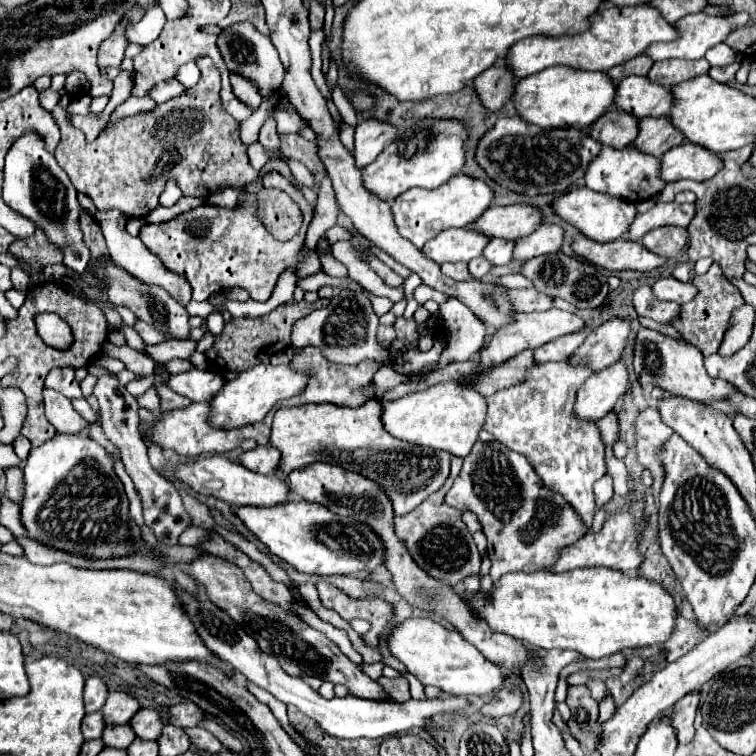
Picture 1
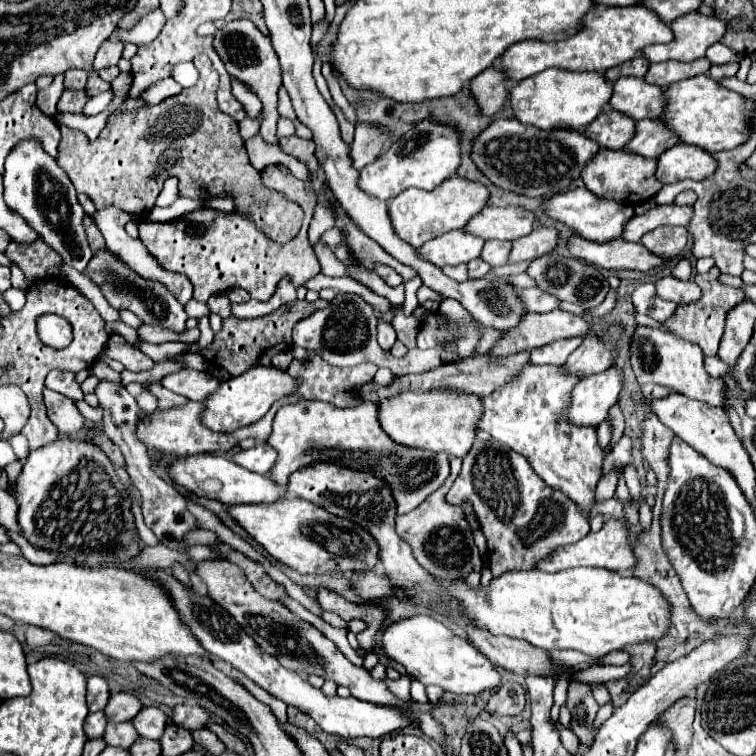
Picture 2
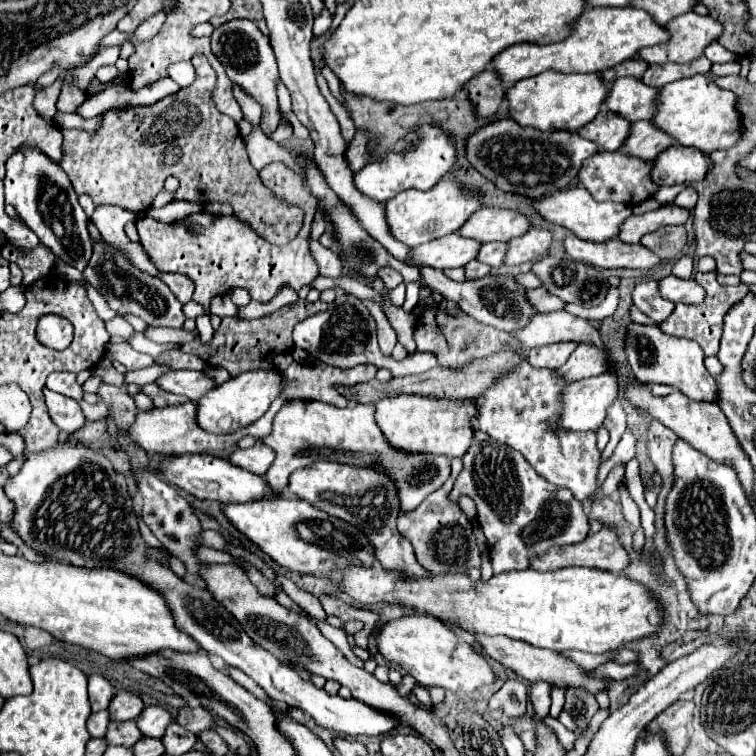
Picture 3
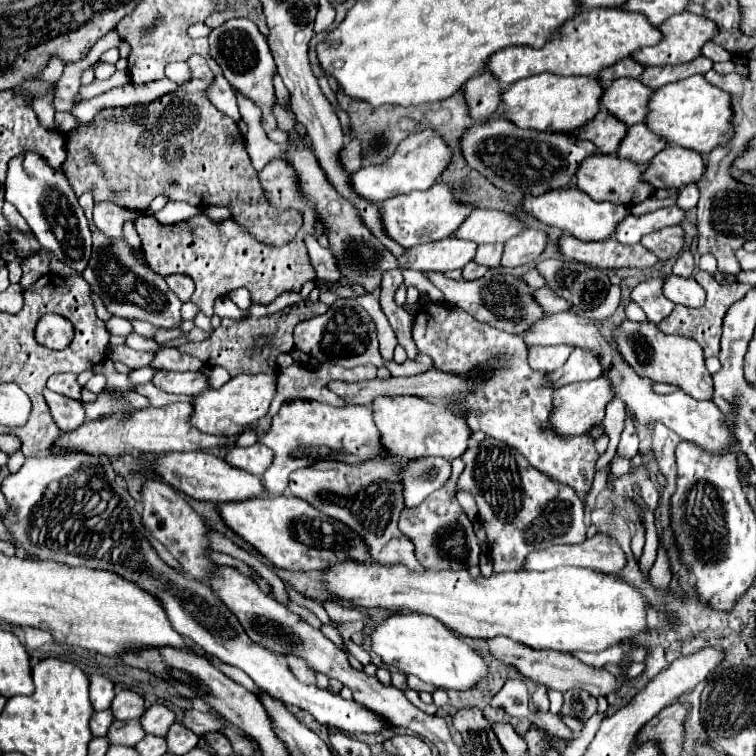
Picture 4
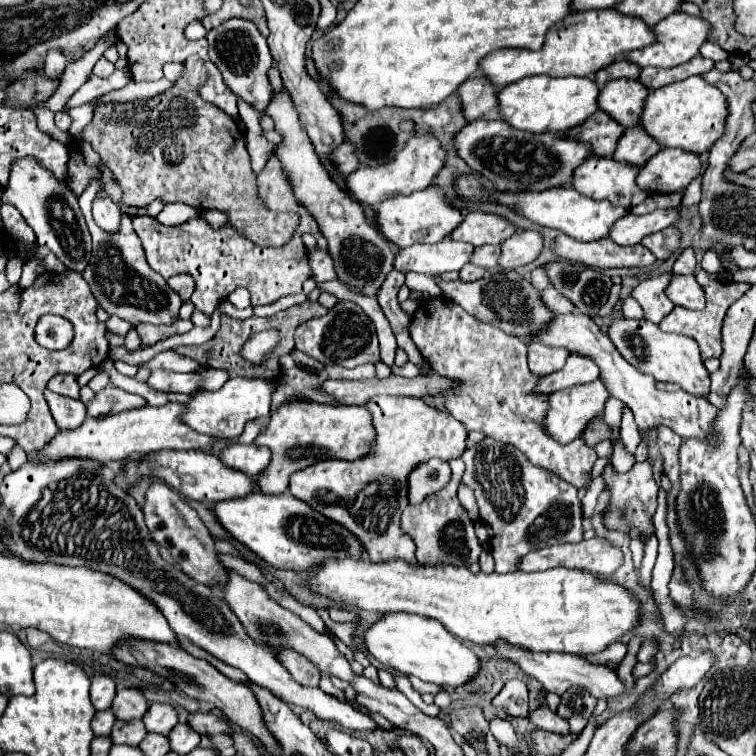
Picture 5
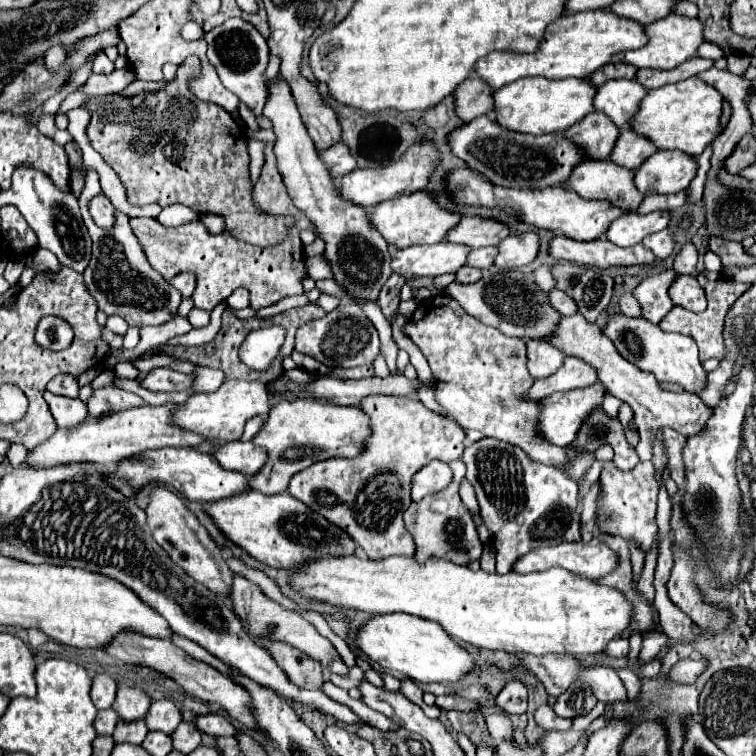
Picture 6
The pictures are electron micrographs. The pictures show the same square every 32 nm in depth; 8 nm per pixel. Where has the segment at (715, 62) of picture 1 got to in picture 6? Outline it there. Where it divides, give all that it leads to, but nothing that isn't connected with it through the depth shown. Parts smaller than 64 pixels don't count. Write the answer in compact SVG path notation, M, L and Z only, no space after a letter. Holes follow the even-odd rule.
M704 42L704 44L698 48L698 56L702 56L702 58L710 58L710 60L718 60L718 58L724 58L724 52L722 52L716 44Z

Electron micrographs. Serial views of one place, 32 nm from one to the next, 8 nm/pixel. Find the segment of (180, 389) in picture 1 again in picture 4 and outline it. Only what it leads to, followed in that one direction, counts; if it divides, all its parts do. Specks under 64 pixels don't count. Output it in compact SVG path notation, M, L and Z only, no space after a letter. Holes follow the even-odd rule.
M160 370L152 378L152 384L164 392L172 394L186 394L190 398L200 396L200 392L210 388L208 378L202 372L168 372Z

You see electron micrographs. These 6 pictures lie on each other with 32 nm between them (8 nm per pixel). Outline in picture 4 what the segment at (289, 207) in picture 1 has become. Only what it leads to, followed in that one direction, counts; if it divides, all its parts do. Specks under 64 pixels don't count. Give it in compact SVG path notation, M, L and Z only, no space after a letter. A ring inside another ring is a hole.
M190 58L192 82L180 86L176 92L166 94L150 104L138 104L128 108L108 108L94 118L90 128L74 129L66 133L64 174L76 194L92 190L94 202L114 202L128 210L146 210L158 194L166 194L170 200L182 200L194 206L228 206L232 208L232 218L246 226L258 240L274 246L288 244L300 224L302 216L296 210L274 208L260 188L258 174L248 160L248 152L242 144L242 134L234 120L218 112L218 108L208 100L206 90L214 82L214 74L206 64L206 58ZM168 180L176 180L176 188L168 186Z

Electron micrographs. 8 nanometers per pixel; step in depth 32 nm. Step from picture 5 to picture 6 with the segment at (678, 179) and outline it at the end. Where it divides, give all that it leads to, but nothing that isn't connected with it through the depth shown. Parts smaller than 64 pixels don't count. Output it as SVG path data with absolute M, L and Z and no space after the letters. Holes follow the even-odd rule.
M656 152L638 170L634 184L644 194L674 194L686 190L698 172L698 160L682 152Z

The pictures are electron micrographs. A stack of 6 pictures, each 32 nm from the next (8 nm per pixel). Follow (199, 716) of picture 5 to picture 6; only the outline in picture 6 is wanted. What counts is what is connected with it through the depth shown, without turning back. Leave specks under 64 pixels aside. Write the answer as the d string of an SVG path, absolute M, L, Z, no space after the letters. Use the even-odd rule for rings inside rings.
M198 714L194 716L194 724L196 728L200 728L200 732L212 734L212 736L234 736L236 734L234 724L220 714Z

